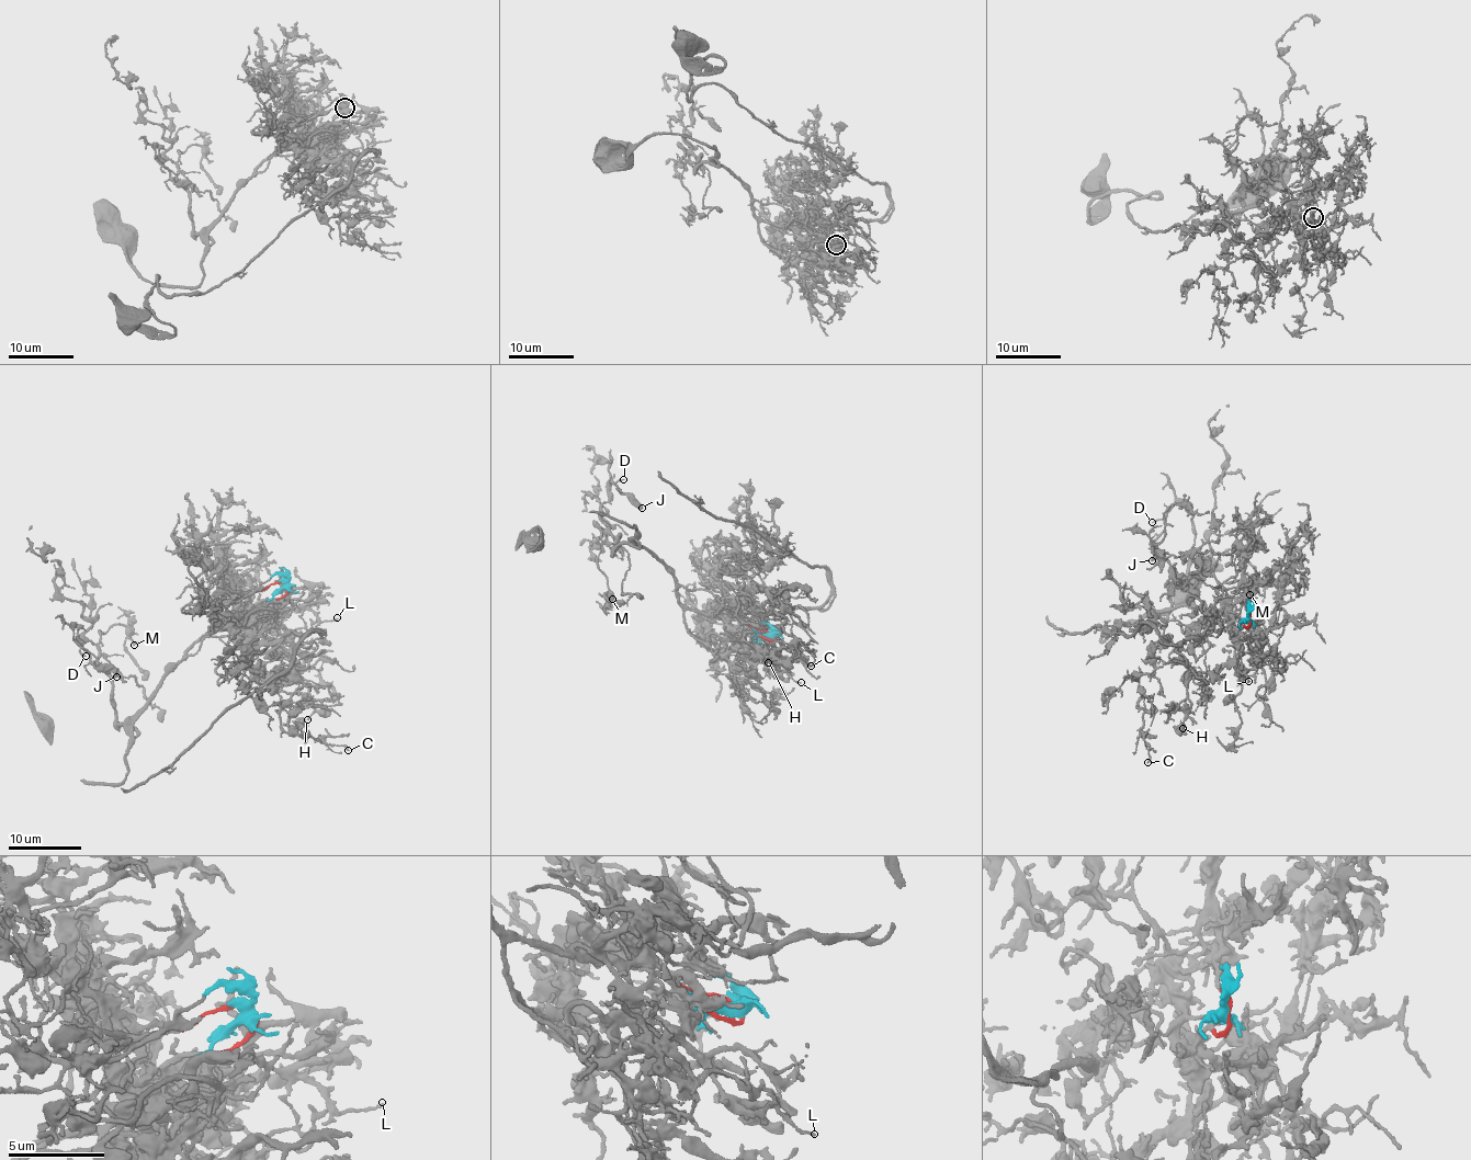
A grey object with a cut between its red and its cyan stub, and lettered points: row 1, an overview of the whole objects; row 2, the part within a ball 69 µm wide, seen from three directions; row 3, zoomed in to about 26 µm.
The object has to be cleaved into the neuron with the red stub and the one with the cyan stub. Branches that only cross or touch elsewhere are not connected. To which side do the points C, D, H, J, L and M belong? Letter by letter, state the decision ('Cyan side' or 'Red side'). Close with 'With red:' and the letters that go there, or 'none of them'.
C: Red side
D: Cyan side
H: Red side
J: Cyan side
L: Cyan side
M: Cyan side
With red: C, H

